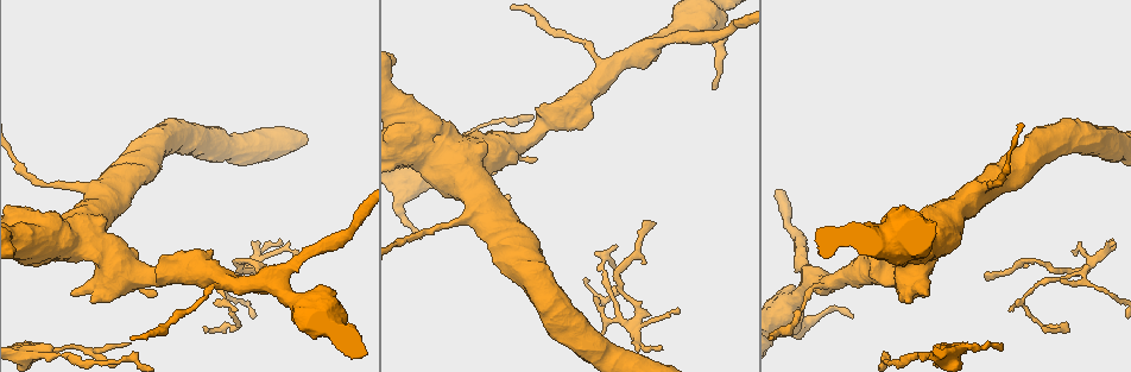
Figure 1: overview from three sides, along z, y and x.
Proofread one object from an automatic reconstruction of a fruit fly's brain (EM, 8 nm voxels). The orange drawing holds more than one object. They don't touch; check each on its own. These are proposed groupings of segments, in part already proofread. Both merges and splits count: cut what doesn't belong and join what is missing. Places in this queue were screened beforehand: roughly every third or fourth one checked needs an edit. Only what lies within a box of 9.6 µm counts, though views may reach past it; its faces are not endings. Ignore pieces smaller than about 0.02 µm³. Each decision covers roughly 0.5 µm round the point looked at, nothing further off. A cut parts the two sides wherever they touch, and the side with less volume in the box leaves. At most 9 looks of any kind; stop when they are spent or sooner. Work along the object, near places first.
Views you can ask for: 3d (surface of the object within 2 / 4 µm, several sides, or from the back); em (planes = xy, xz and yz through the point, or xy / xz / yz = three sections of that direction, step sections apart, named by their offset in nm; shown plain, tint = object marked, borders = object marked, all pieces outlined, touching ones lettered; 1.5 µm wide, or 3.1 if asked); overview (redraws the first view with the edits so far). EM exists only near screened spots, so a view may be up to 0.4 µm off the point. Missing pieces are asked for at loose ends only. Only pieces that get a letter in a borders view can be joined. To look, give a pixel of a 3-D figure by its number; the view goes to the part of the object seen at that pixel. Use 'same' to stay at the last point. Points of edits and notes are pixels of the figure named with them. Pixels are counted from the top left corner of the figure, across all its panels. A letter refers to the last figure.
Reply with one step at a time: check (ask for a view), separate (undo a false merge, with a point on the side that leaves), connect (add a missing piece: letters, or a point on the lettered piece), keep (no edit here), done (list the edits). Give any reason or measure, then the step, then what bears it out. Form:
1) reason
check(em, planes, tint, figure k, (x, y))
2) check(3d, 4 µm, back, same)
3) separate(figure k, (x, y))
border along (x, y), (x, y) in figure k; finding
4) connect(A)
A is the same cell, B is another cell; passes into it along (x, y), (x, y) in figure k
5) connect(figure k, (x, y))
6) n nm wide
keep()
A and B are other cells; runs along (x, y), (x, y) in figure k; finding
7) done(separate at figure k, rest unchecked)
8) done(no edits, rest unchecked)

branch stops here
check(em, yz, step 4, borders, figure 1, (988, 280))

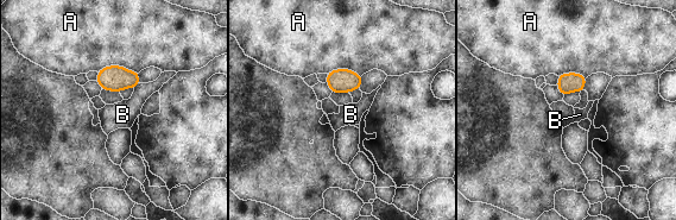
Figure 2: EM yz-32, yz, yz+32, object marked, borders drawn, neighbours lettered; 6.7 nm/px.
another direction
check(em, planes, borders, same)

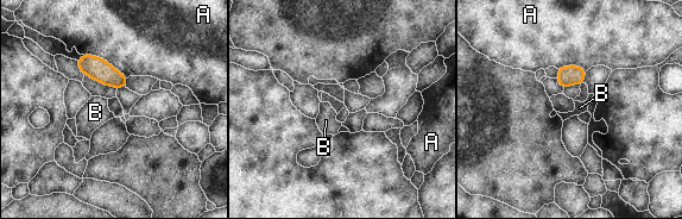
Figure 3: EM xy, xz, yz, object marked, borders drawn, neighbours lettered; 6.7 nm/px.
A touches over 340 nm
keep()
A and B are other cells; border along (83, 54), (105, 58), (127, 77) in figure 3; none of them fits

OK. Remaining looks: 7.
arms run side by side
check(em, planes, borders, figure 1, (1088, 266))

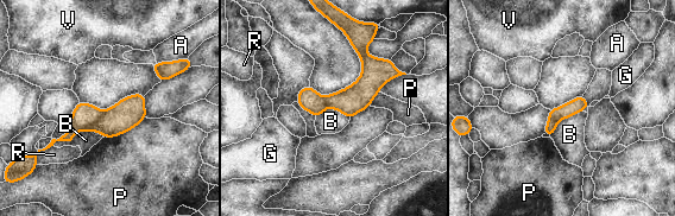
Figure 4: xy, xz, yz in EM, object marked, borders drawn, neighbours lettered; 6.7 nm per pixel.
100 nm wide
separate(figure 4, (84, 114))
A, B, G, P, R and V are other cells; border along (102, 112), (84, 128) in figure 4; two cells meet here

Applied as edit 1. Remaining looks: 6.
see it whole again
check(overview)

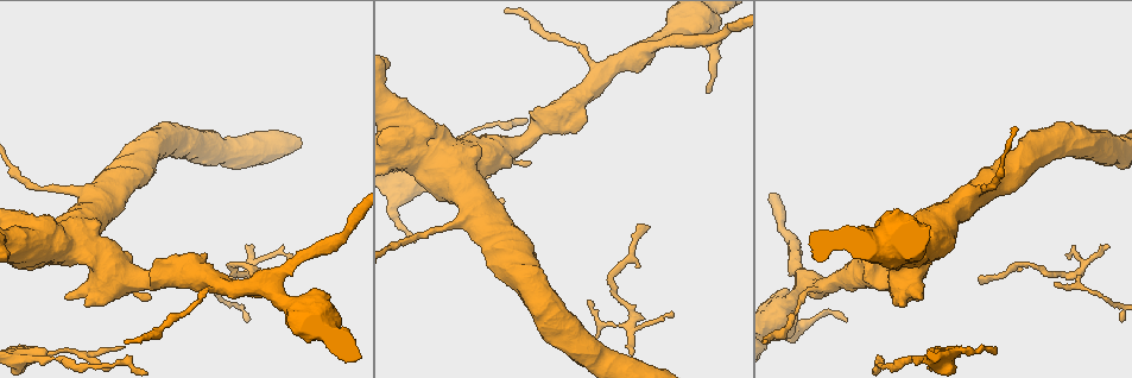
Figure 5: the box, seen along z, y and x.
an open end
check(3d, 4 µm, figure 5, (948, 239))

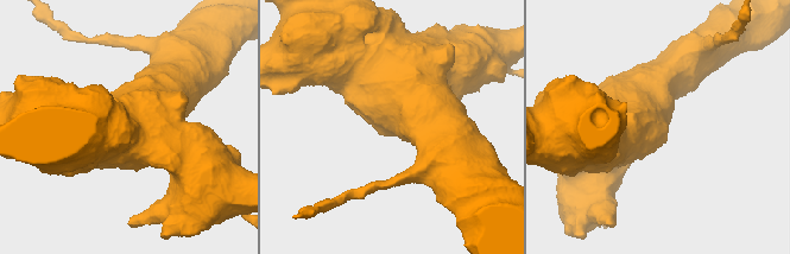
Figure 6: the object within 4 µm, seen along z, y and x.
need the tissue
check(em, planes, plain, figure 6, (375, 130))

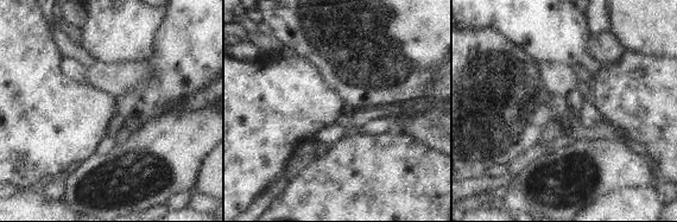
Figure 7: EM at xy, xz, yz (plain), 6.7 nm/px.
see the neighbours
check(em, planes, borders, same)

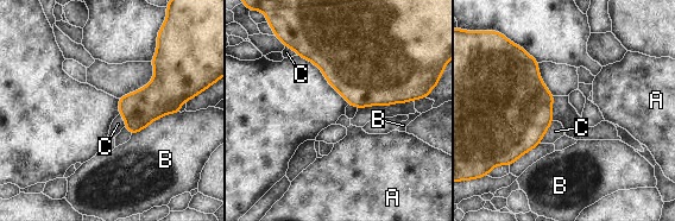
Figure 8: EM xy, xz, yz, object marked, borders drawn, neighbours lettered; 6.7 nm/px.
keep()
A, B and C are other cells; border along (553, 121), (540, 141) in figure 8; no lettered piece goes on from it

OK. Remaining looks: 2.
branch stops here
check(em, xz, step 8, tint, figure 5, (415, 242))

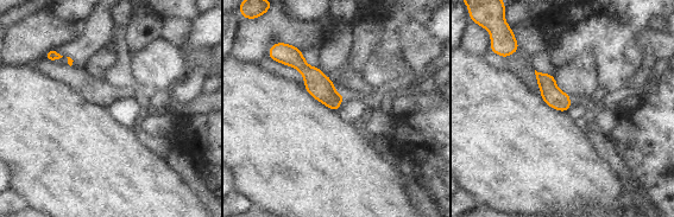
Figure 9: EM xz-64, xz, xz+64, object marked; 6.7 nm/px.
another direction
check(em, planes, borders, same)

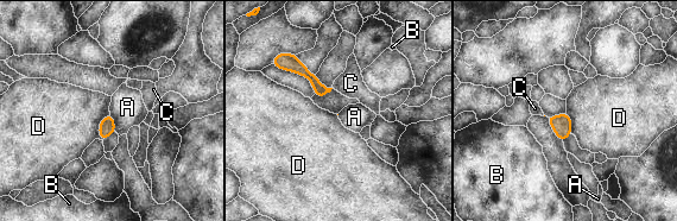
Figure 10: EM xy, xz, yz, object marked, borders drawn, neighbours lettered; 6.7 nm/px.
keep()
A, B, C and D are other cells; border along (109, 113), (99, 127), (101, 139) in figure 10; no lettered piece goes on from it

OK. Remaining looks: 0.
done(separate at figure 4, rest unchecked)

